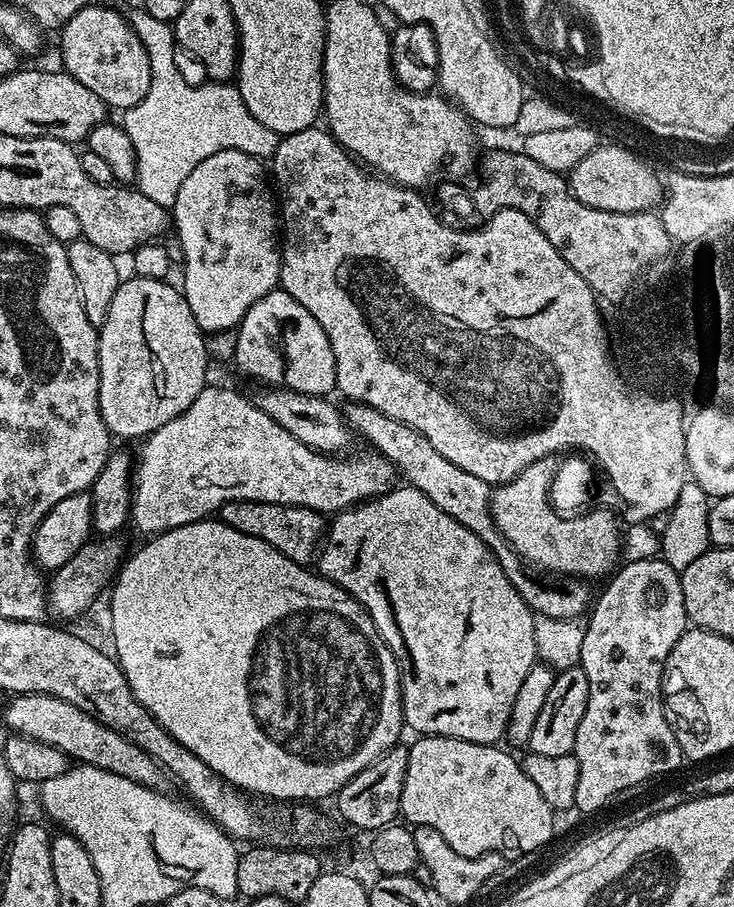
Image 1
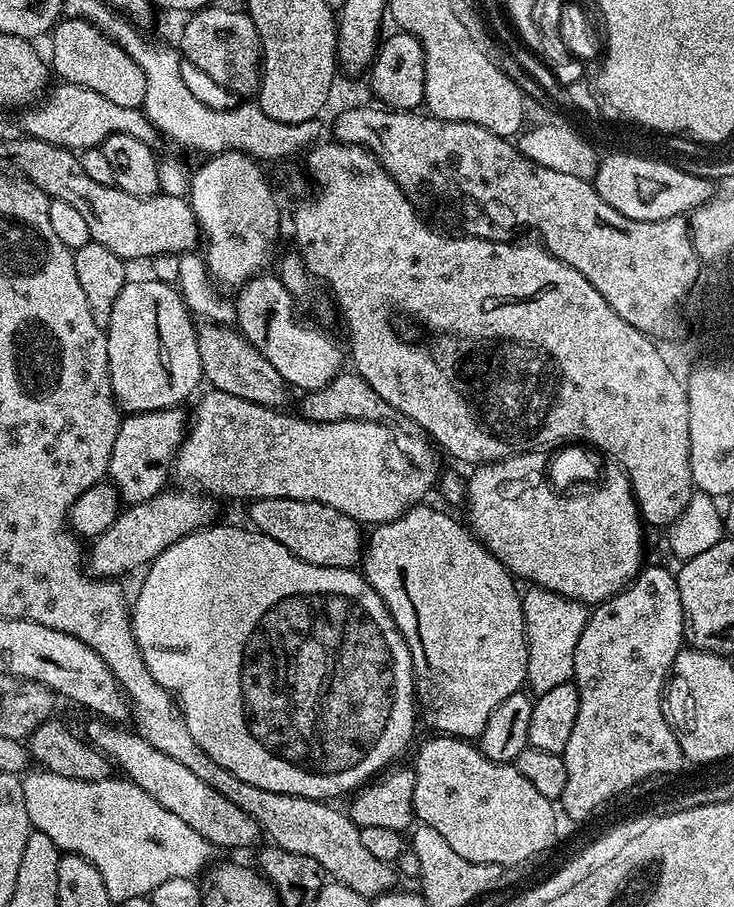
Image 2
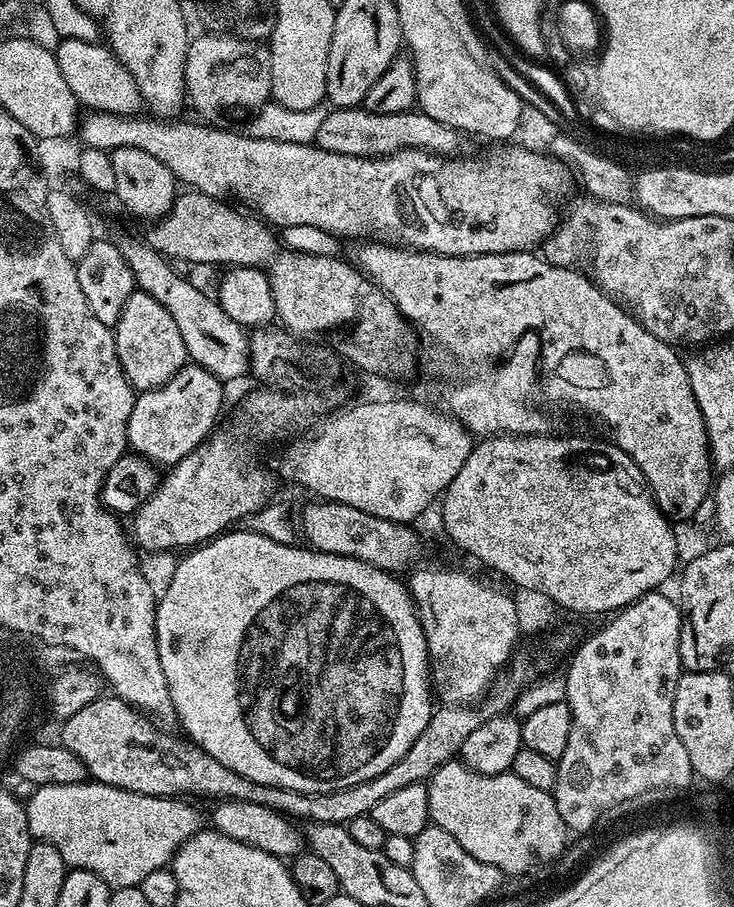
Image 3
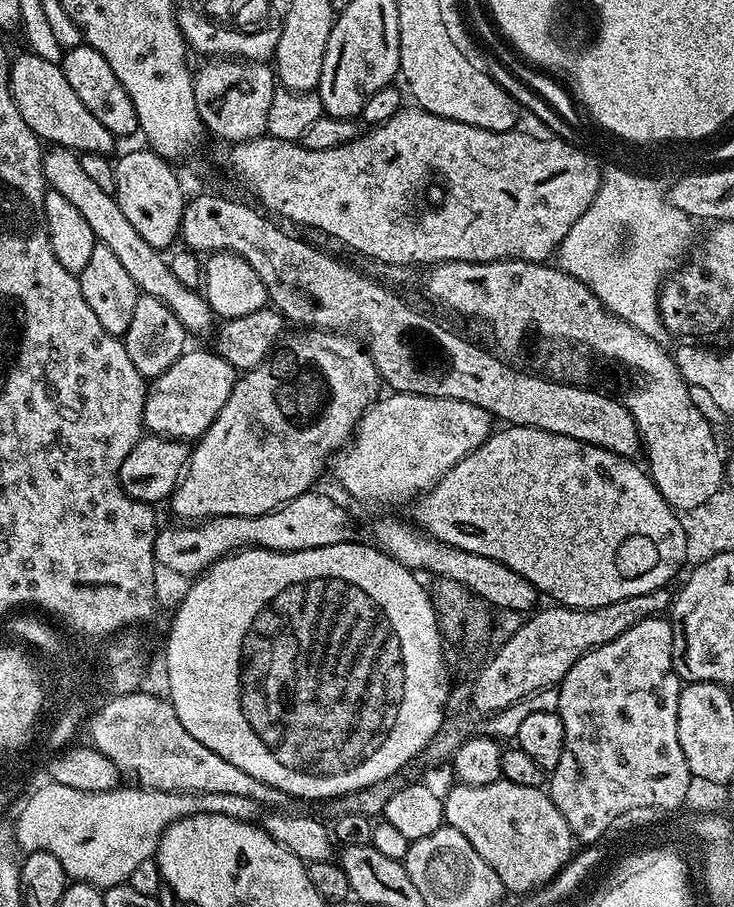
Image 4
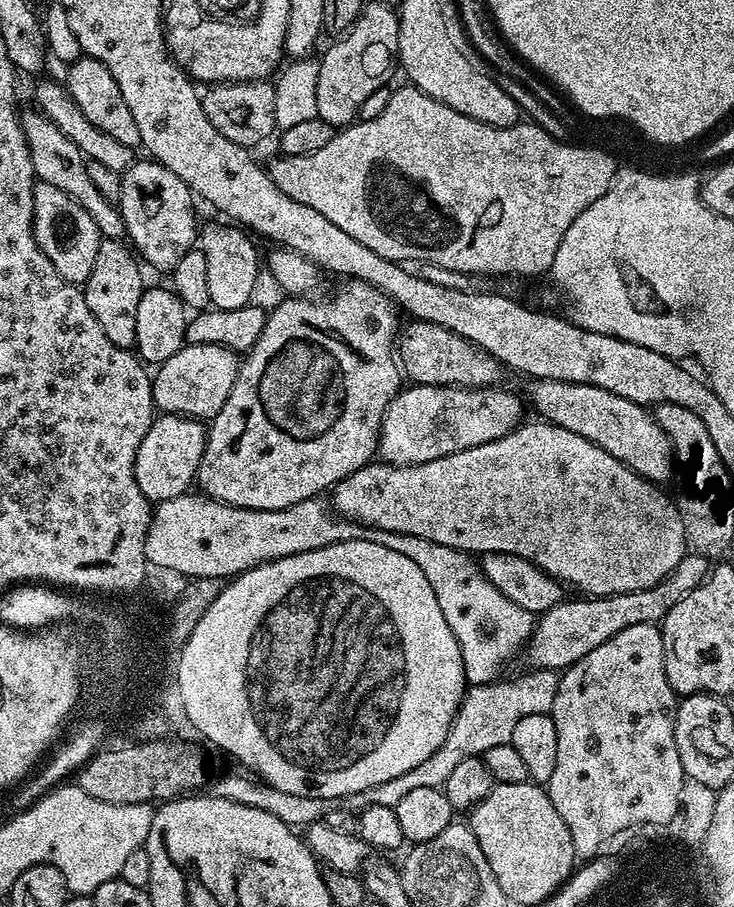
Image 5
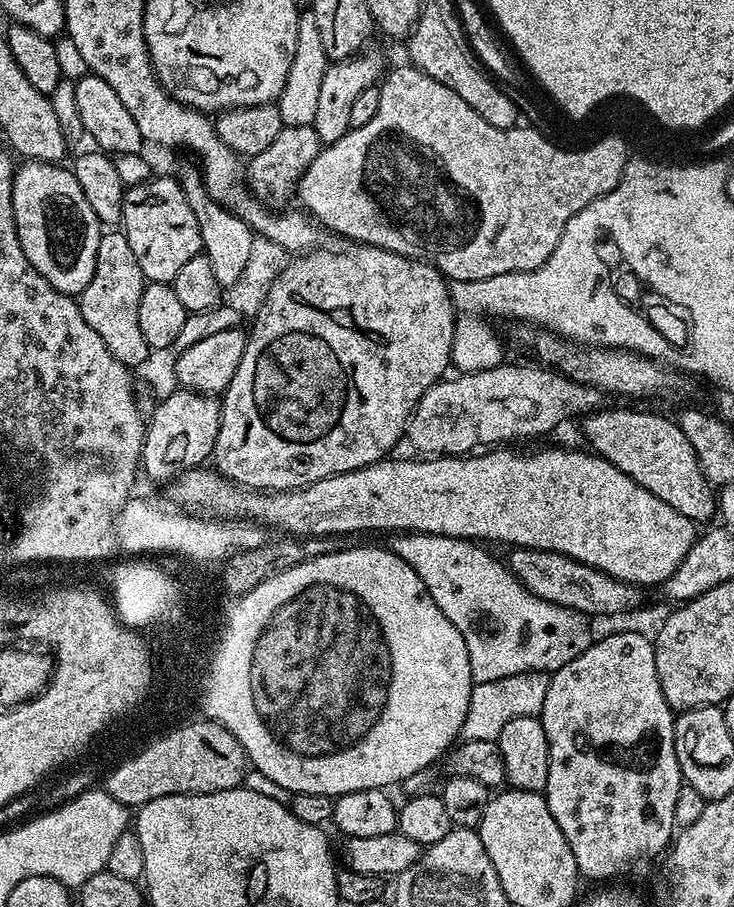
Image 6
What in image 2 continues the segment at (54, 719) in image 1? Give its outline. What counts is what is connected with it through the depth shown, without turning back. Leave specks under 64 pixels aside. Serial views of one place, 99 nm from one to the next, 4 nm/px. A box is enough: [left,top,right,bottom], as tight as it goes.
[86,718,262,849]

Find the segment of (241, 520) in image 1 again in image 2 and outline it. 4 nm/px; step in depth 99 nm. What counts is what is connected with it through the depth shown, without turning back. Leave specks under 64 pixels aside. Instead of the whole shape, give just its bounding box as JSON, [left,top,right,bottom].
[247,498,366,568]

